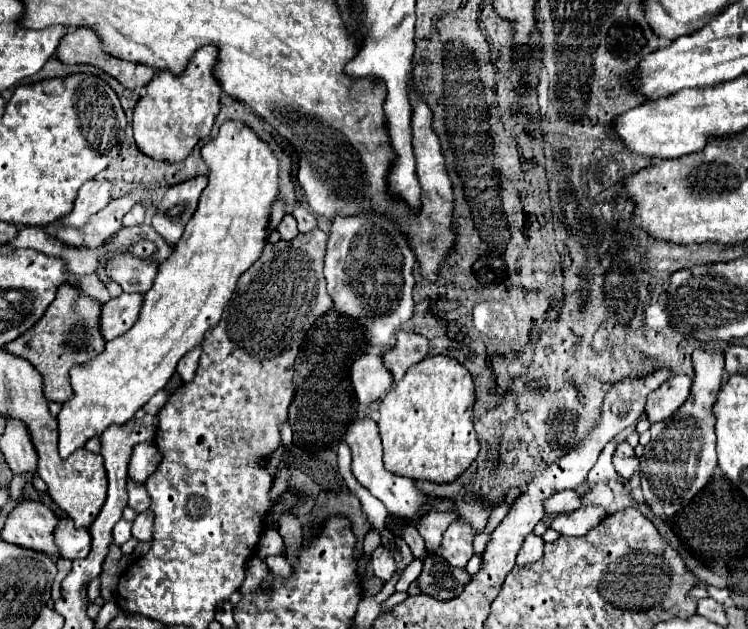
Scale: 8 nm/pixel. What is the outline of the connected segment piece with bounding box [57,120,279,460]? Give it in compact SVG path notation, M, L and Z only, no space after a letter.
M229 120L221 126L219 136L203 146L201 156L209 166L209 184L171 256L159 266L135 326L107 342L105 350L89 364L69 372L73 396L57 416L63 460L109 426L127 424L155 392L165 388L177 362L201 344L205 332L219 322L239 276L263 252L269 206L279 192L279 164L271 148L251 128Z

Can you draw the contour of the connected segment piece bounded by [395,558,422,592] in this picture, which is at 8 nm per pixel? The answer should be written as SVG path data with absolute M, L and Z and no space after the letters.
M414 558L403 571L399 581L395 586L395 591L406 592L412 582L414 582L422 571L421 561Z

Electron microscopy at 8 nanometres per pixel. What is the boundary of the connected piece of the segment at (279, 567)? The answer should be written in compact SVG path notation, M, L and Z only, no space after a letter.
M283 555L268 556L266 559L266 564L269 569L277 576L289 577L293 574L293 570L286 558Z

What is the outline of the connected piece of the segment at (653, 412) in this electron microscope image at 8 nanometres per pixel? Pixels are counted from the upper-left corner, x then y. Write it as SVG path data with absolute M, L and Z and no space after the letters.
M683 374L671 376L667 382L663 382L663 386L659 386L647 398L647 404L645 404L647 420L653 424L669 418L687 400L689 392L691 392L689 376L683 376Z

